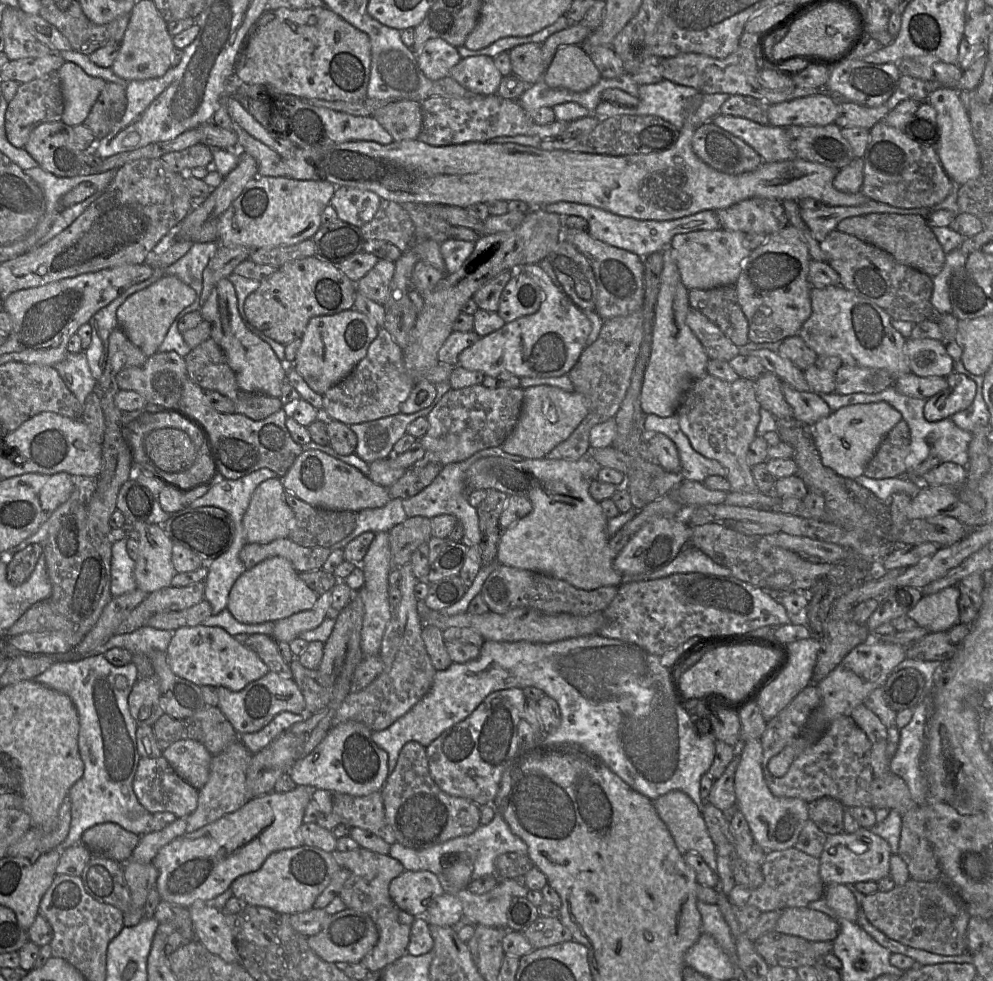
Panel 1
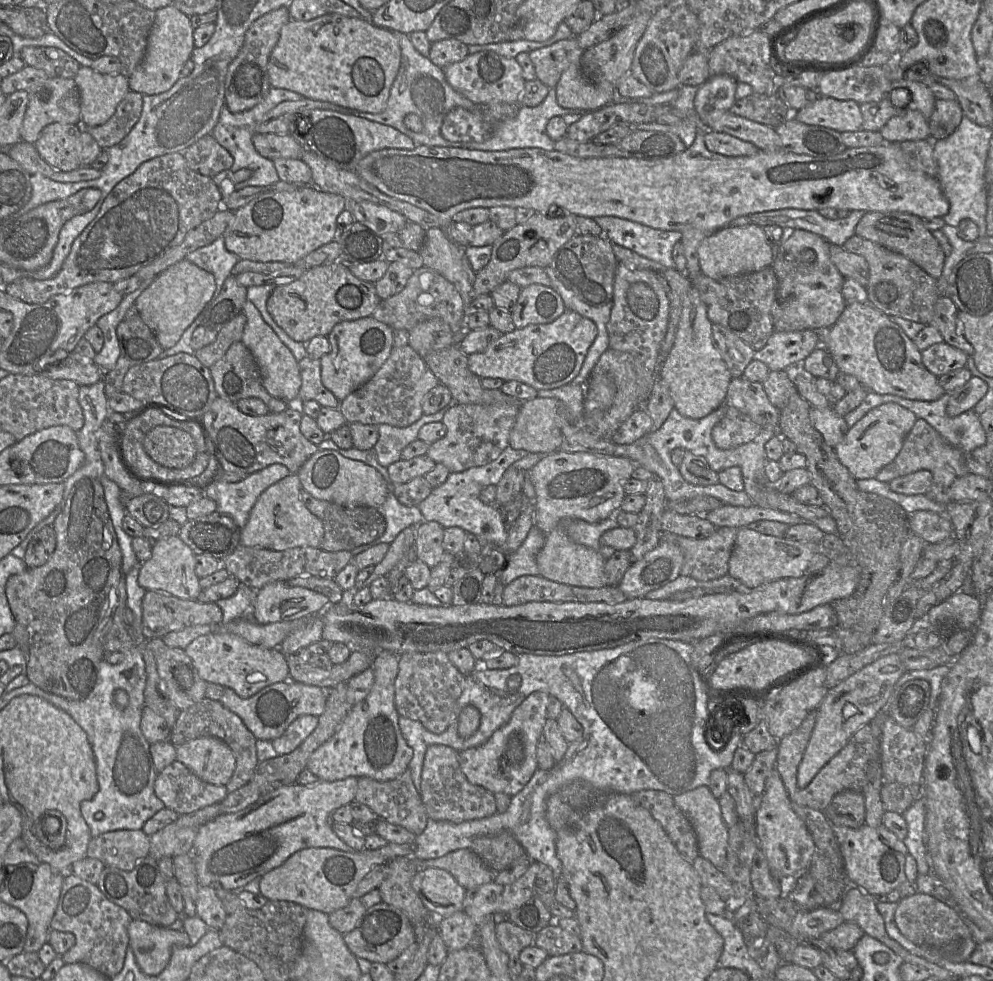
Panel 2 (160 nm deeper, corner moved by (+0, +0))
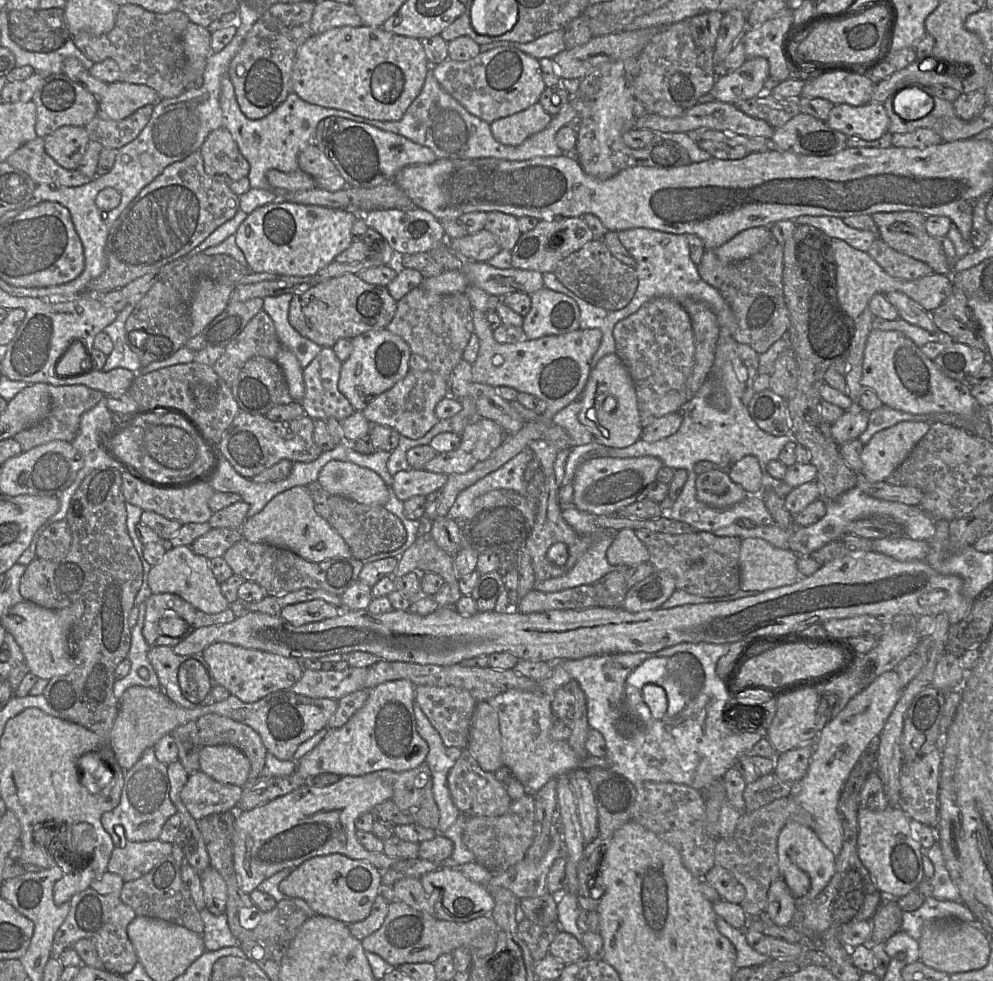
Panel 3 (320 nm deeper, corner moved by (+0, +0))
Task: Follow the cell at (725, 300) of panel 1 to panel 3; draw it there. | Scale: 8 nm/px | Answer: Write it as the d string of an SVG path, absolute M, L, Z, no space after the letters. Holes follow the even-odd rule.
M773 240L757 253L730 263L721 262L714 250L705 250L697 265L698 273L703 281L721 293L732 309L737 321L733 338L763 354L777 340L787 337L789 327L789 312L782 284L783 244Z

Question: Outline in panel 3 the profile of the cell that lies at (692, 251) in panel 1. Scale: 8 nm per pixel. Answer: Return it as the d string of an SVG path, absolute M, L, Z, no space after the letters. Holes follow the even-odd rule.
M769 227L749 228L739 232L714 251L721 262L730 263L757 253L773 240Z

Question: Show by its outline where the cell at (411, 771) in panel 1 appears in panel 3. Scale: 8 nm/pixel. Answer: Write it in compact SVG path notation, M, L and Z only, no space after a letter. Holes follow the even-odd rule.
M463 749L462 755L450 769L447 785L453 803L466 816L499 816L508 810L512 802L505 784L497 780L492 772L484 771L468 749Z

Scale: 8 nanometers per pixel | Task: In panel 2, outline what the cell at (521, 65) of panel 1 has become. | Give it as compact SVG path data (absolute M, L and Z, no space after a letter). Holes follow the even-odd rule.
M575 37L529 52L537 79L555 88L563 71L571 64L580 64L584 53Z

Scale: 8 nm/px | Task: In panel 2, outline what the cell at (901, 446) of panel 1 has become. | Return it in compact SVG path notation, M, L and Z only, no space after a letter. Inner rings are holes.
M917 418L911 431L906 436L898 455L878 473L876 478L883 483L889 484L896 478L920 470L927 470L933 476L933 483L926 496L934 502L946 505L952 501L948 495L952 483L957 478L970 473L967 468L966 459L967 456L960 449L950 445L928 422Z

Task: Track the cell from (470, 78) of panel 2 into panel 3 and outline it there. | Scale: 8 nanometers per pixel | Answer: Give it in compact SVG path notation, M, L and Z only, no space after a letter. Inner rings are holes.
M509 46L480 53L467 61L446 59L431 68L436 80L448 94L469 113L489 124L538 103L546 89L539 60Z

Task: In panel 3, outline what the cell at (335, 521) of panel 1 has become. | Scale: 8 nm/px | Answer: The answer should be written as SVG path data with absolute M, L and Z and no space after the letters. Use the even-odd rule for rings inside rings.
M317 482L306 486L316 512L344 539L353 558L364 560L379 553L393 552L404 545L407 532L401 521L380 505L365 505L330 494Z

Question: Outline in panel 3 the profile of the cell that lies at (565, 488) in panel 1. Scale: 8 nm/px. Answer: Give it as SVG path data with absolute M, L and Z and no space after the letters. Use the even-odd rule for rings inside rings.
M653 456L634 458L591 457L578 466L572 480L572 506L594 516L614 514L617 510L646 498L648 486L657 481L663 462Z

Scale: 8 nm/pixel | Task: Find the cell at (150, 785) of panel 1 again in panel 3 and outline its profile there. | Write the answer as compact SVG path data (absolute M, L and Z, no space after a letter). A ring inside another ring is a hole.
M202 771L188 776L180 797L195 820L212 815L233 811L241 799L243 787L221 783Z

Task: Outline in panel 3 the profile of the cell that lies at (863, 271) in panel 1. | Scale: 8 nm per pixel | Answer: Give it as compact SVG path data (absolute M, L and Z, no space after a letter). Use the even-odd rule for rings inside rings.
M879 238L872 243L867 253L895 278L911 281L934 273L926 263L896 251Z

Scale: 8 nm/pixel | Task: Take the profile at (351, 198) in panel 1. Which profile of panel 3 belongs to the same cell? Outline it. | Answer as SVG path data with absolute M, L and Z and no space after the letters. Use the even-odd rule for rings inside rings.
M420 208L389 209L368 211L362 219L369 228L379 232L389 245L400 255L429 252L432 248L446 241L442 222L431 213Z

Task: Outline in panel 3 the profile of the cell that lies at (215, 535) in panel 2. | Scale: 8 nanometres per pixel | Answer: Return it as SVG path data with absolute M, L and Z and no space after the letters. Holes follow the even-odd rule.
M211 528L207 533L197 538L189 547L196 554L212 559L223 557L224 553L242 538L240 529Z

